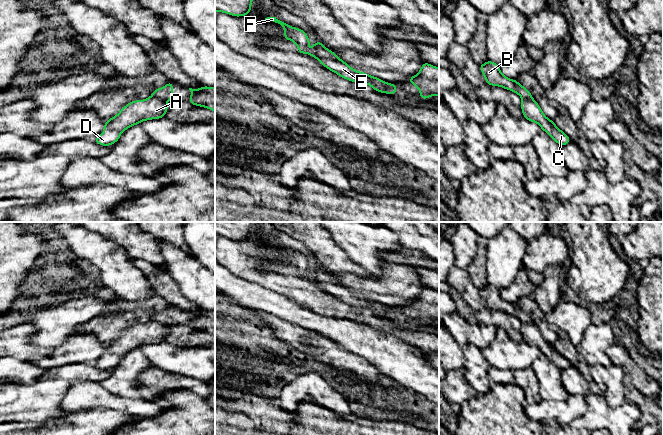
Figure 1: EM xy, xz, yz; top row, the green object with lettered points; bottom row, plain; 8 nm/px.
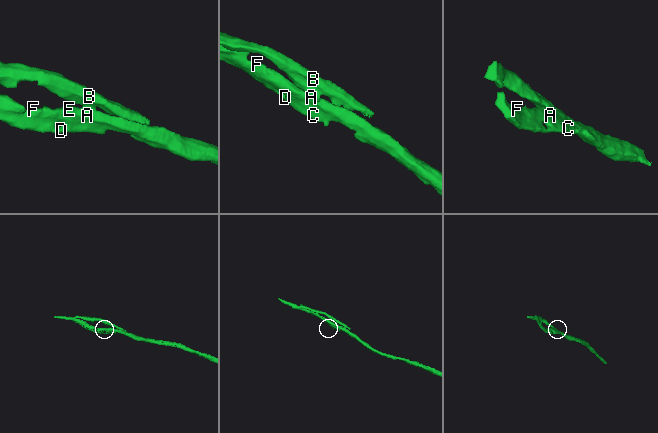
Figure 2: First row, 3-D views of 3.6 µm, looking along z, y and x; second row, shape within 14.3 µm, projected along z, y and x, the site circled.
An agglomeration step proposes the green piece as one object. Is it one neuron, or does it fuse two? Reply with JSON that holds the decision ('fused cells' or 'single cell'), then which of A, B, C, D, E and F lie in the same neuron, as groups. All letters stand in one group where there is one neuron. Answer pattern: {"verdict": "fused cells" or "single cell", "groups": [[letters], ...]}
{"verdict": "fused cells", "groups": [["A", "C", "D", "E", "F"], ["B"]]}

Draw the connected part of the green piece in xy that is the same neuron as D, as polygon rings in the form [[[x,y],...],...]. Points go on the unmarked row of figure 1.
[[[153,319],[144,324],[132,325],[105,346],[104,358],[99,358],[94,366],[102,370],[113,369],[119,364],[121,357],[131,350],[146,344],[164,342],[168,332],[166,325]]]

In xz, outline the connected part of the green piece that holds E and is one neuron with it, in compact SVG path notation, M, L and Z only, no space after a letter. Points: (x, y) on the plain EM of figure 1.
M267 241L265 244L281 249L285 254L284 263L293 265L298 271L297 276L313 280L328 294L333 295L344 303L358 308L368 308L377 316L389 318L383 304L368 299L365 296L359 296L352 293L334 276L330 273L326 273L322 266L315 266L313 273L309 275L307 271L311 266L309 265L307 257L303 254L297 251L290 251L286 246L281 245L276 241Z

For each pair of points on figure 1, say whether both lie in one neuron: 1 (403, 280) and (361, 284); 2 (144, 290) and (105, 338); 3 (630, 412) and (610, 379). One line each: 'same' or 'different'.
1: same
2: different
3: different

